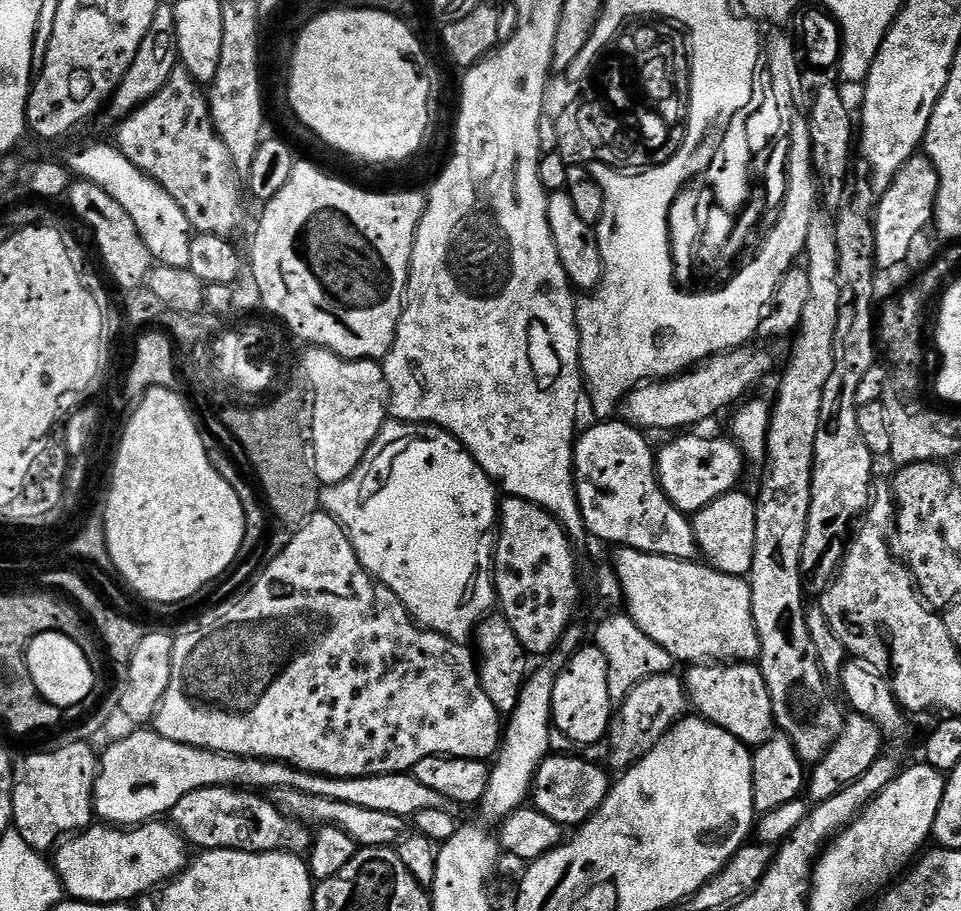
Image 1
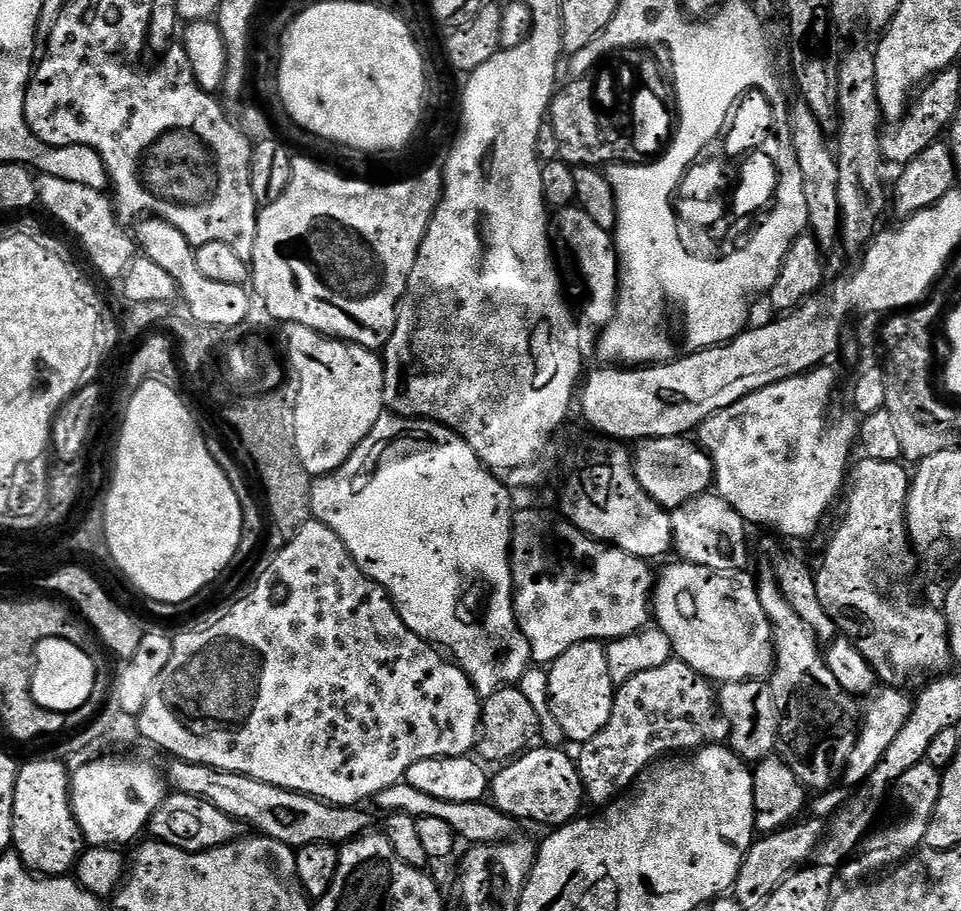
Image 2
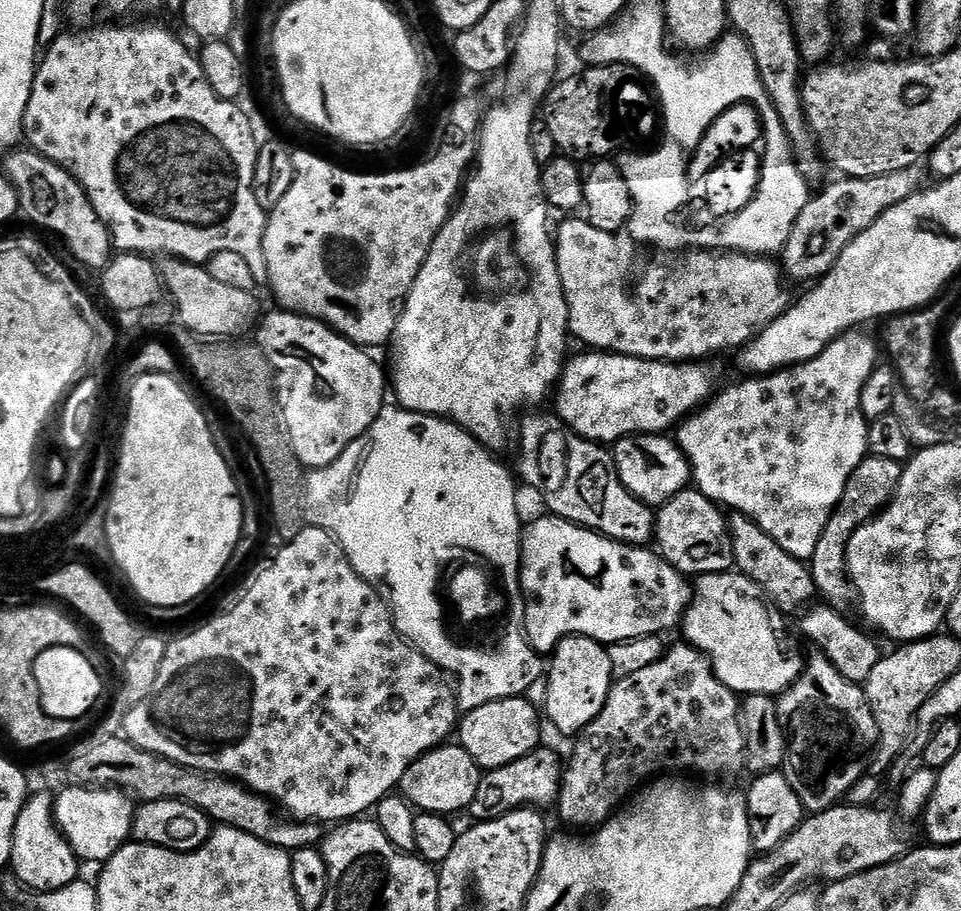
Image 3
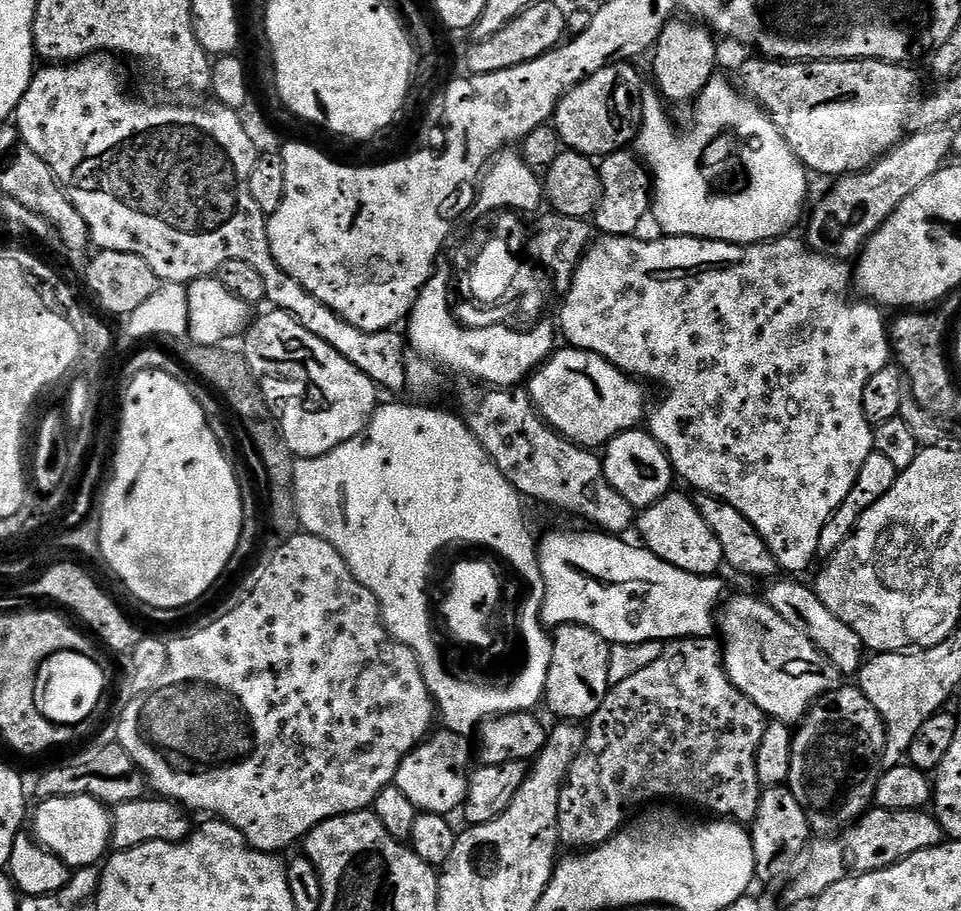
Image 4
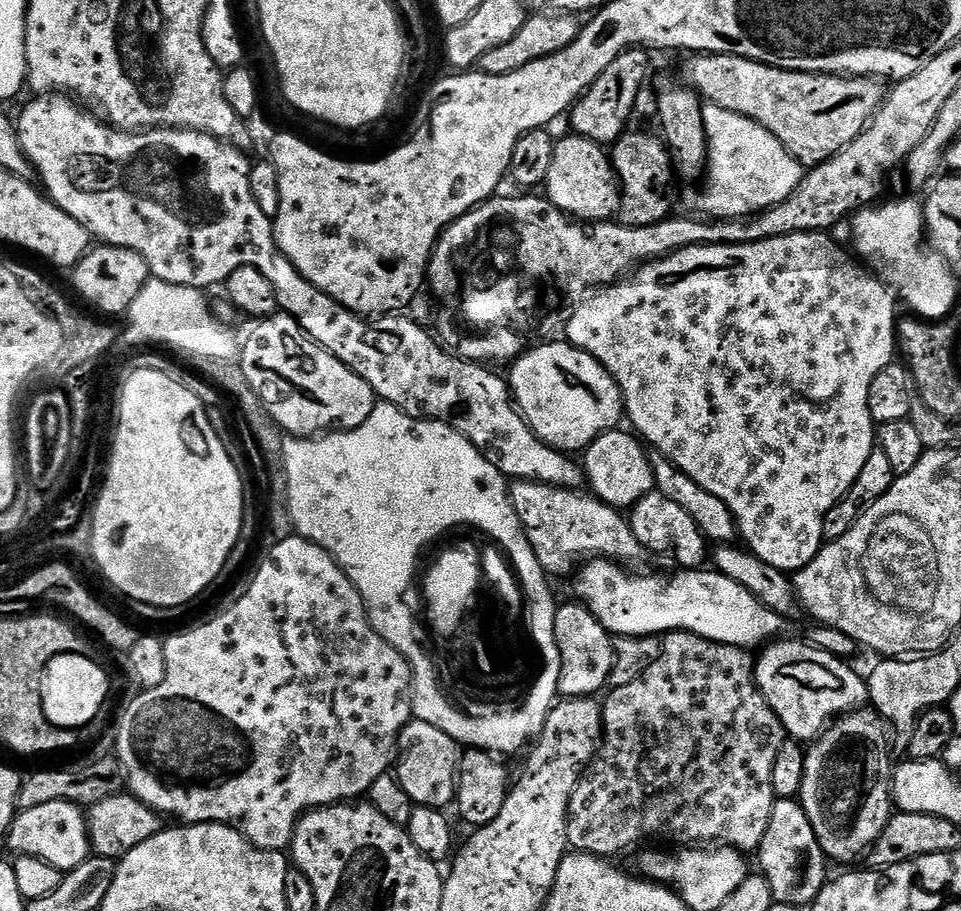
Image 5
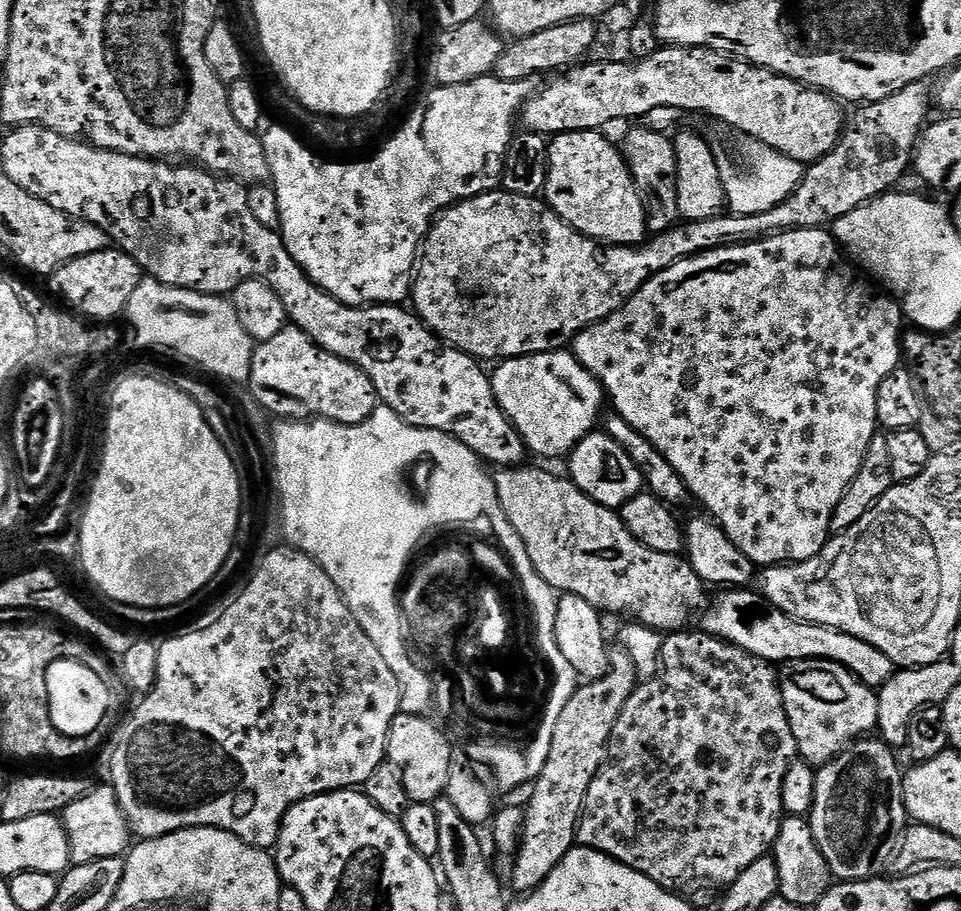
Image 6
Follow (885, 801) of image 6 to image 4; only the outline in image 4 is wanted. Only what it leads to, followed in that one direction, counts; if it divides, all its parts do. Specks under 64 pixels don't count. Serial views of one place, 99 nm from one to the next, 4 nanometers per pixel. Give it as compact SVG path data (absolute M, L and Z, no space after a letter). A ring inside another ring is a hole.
M844 687L825 692L792 737L786 787L798 798L809 825L824 838L843 832L873 807L886 743L886 722L876 707L859 687Z

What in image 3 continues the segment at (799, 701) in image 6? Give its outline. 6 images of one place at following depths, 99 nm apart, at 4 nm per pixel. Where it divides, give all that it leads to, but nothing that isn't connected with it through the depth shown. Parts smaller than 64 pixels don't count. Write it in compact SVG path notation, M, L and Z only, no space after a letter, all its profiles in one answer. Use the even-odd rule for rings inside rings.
M739 570L710 572L697 580L692 603L682 621L683 639L705 652L716 676L730 691L745 697L779 697L800 677L806 660L803 655L788 653L780 624L764 592Z

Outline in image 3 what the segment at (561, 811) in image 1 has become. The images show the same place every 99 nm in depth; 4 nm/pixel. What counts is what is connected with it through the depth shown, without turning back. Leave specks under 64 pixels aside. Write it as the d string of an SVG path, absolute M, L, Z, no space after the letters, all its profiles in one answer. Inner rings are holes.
M538 747L504 767L489 770L481 777L478 793L468 809L469 815L473 815L475 821L483 822L521 807L553 807L559 801L563 769L561 755Z

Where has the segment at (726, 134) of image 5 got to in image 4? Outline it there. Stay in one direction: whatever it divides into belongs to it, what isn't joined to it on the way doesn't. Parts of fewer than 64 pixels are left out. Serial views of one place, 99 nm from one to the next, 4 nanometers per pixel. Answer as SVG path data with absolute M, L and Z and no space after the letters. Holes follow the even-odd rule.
M714 78L701 90L694 104L696 125L689 136L679 136L676 133L676 128L668 117L669 109L659 92L649 90L643 93L642 123L636 133L634 151L644 161L654 181L651 215L654 220L656 216L656 224L664 236L697 236L699 240L721 240L727 244L763 244L789 235L793 231L791 228L800 220L800 211L803 210L804 199L808 196L808 169L794 154L794 150L790 150L786 138L767 112L756 101L748 99L743 92L729 84L720 78ZM727 128L744 139L744 153L740 158L738 156L738 160L743 165L748 185L741 193L718 197L710 188L702 161L709 151L709 145L716 142Z

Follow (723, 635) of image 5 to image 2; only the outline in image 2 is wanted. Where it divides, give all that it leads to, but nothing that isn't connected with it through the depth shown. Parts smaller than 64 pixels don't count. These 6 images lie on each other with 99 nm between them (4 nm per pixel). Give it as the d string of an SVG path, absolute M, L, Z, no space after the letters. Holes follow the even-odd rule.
M532 508L526 509L525 512L517 511L512 518L512 550L510 553L510 563L512 565L512 609L516 612L516 627L526 638L526 642L532 651L533 661L540 666L551 666L562 654L566 654L566 650L570 650L570 646L574 646L578 642L586 642L587 640L607 642L634 634L649 623L650 613L652 612L654 568L649 561L640 560L636 556L627 556L621 548L614 548L611 544L597 542L592 537L587 536L585 532L578 531L573 524L557 520L548 512L535 512Z

